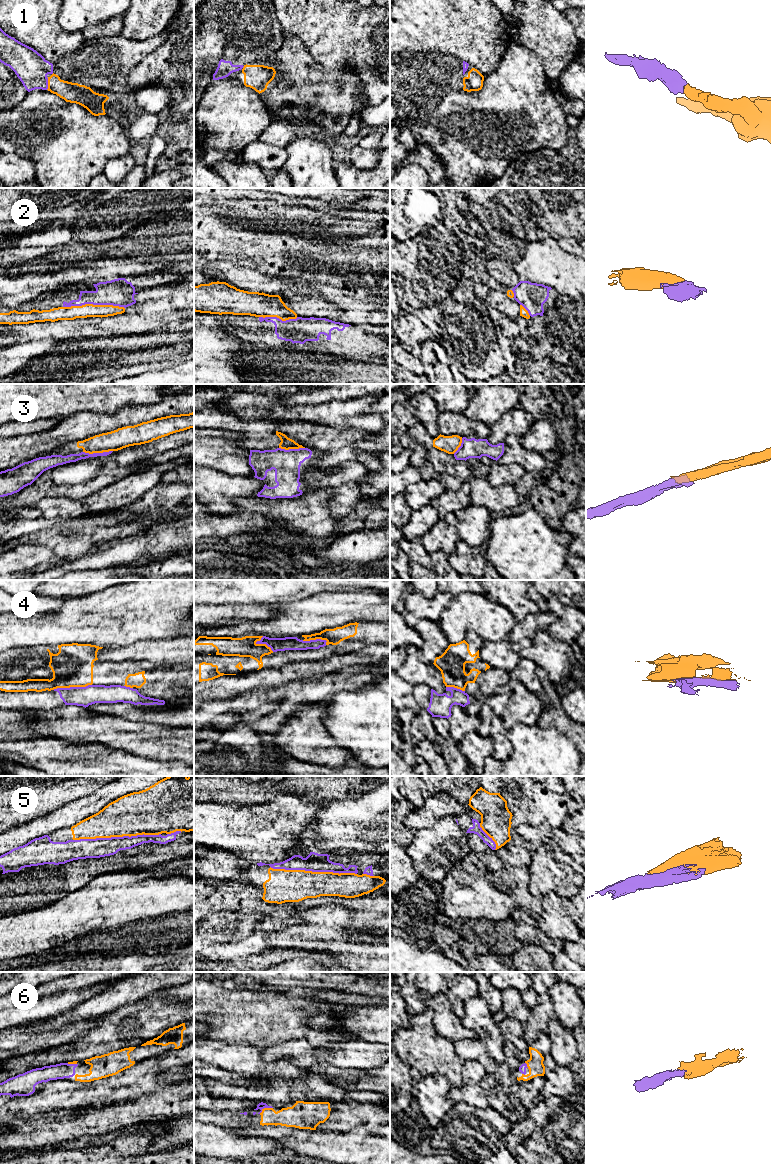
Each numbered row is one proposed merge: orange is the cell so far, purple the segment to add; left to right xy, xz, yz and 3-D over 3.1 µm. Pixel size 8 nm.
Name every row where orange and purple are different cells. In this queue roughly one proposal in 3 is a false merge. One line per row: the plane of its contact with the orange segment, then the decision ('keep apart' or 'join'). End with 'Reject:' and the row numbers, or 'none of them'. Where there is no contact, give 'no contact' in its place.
1: meets orange in xy; join
2: meets orange in xy; join
3: meets orange in xy; keep apart
4: meets orange in xy; keep apart
5: meets orange in xy; join
6: meets orange in xz; join
Reject: 3, 4

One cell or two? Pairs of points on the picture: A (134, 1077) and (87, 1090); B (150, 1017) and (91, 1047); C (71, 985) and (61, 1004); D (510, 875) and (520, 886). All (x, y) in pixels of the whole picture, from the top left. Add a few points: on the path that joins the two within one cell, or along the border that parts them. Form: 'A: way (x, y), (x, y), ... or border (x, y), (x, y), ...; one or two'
A: way (122, 1079), (99, 1084); one
B: way (135, 1023), (106, 1035); one
C: border (91, 986), (45, 997); two
D: way (513, 878), (518, 883); one

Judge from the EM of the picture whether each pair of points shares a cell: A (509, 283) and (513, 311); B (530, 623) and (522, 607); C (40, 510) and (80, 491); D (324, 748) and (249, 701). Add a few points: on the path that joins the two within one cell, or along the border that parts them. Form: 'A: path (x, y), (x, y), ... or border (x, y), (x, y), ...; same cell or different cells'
A: border (500, 284), (508, 289); different cells
B: border (539, 611), (536, 614), (527, 614), (517, 622); different cells
C: border (85, 496), (81, 498), (42, 498); different cells
D: border (303, 708), (295, 711), (273, 733); different cells

